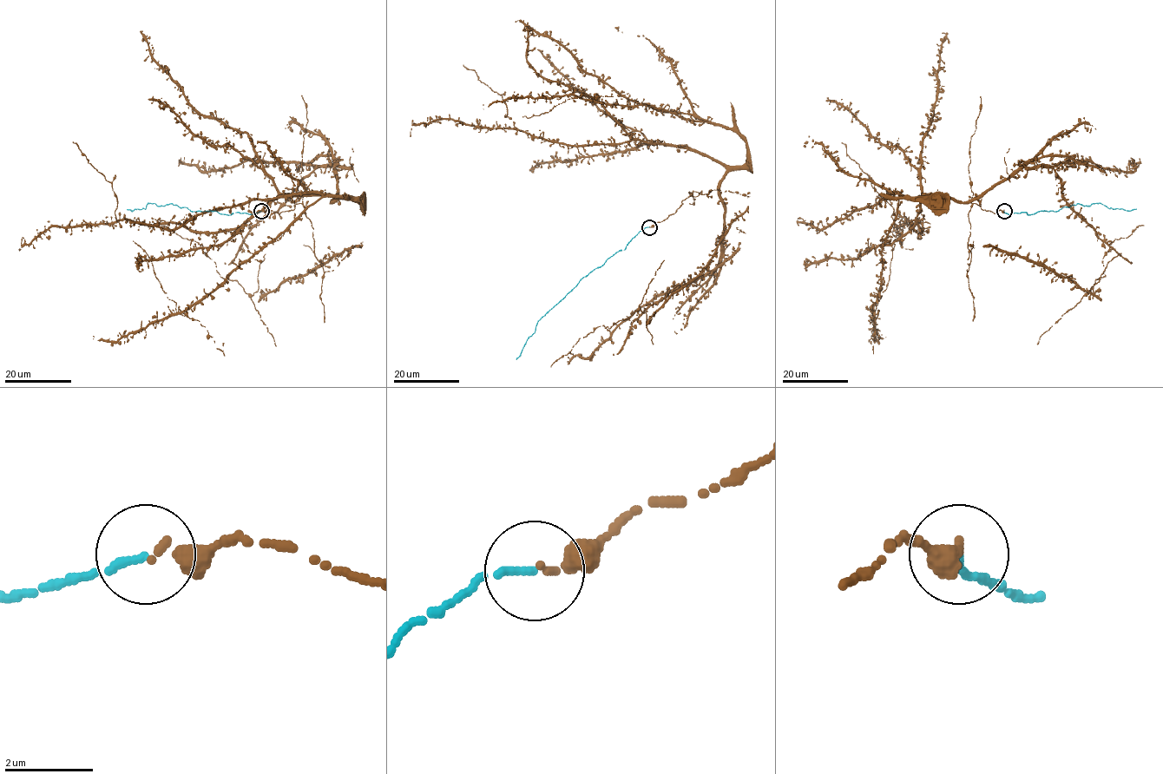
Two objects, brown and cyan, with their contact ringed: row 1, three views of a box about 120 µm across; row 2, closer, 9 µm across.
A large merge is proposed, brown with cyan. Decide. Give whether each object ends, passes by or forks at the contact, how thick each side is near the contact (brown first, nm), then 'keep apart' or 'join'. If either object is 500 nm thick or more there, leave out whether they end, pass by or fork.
brown ends there; cyan ends there; 160 nm thick on the brown side, 160 nm on the other; join

